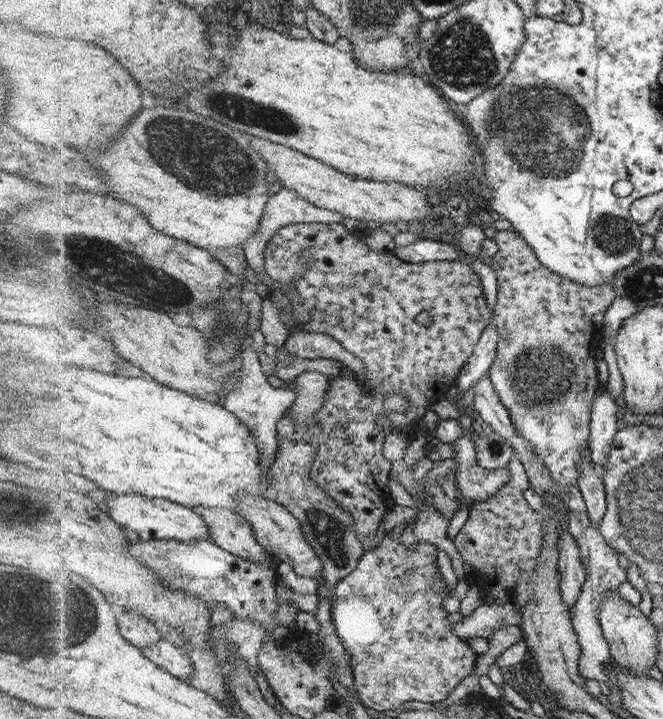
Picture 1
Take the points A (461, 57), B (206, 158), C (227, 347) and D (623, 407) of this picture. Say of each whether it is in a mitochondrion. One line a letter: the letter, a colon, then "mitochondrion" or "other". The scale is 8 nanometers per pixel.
A: mitochondrion
B: mitochondrion
C: mitochondrion
D: other

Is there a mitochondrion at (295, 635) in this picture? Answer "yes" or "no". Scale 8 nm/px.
no

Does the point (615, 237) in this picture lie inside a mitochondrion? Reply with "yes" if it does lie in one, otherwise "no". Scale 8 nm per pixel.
yes

